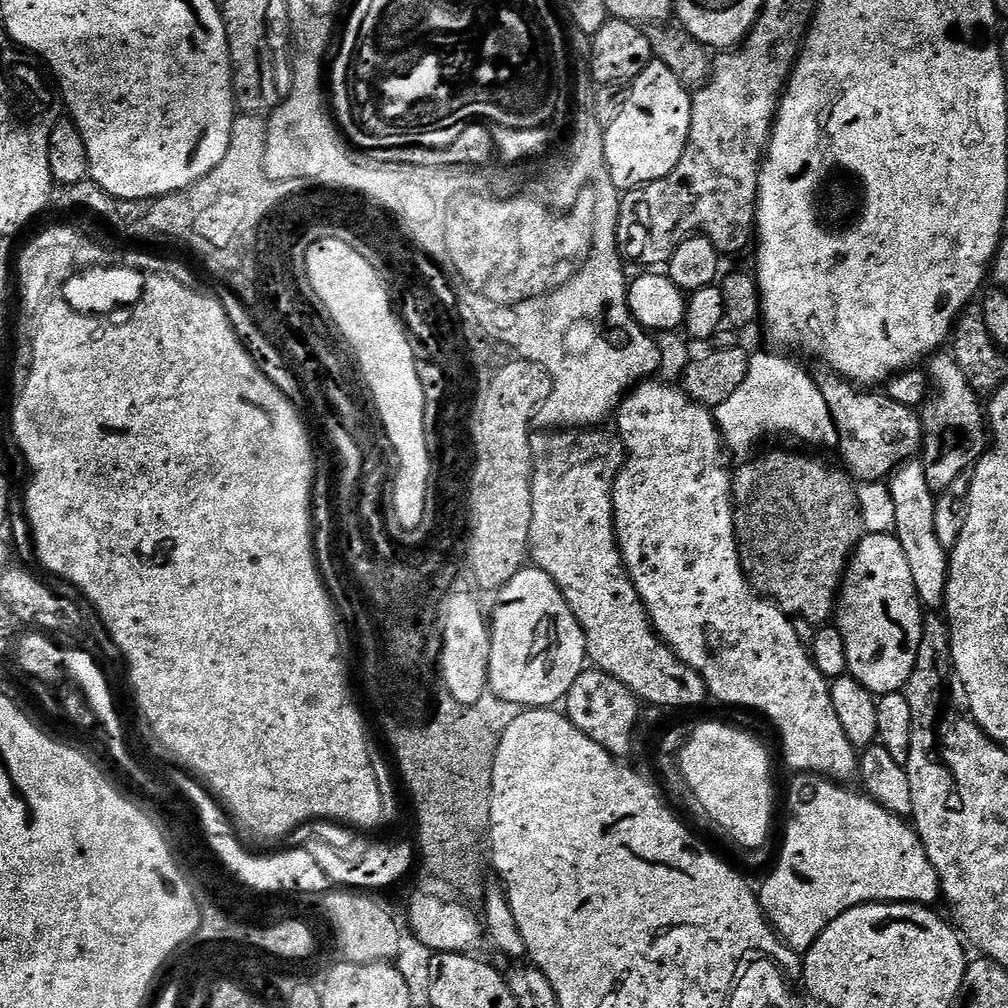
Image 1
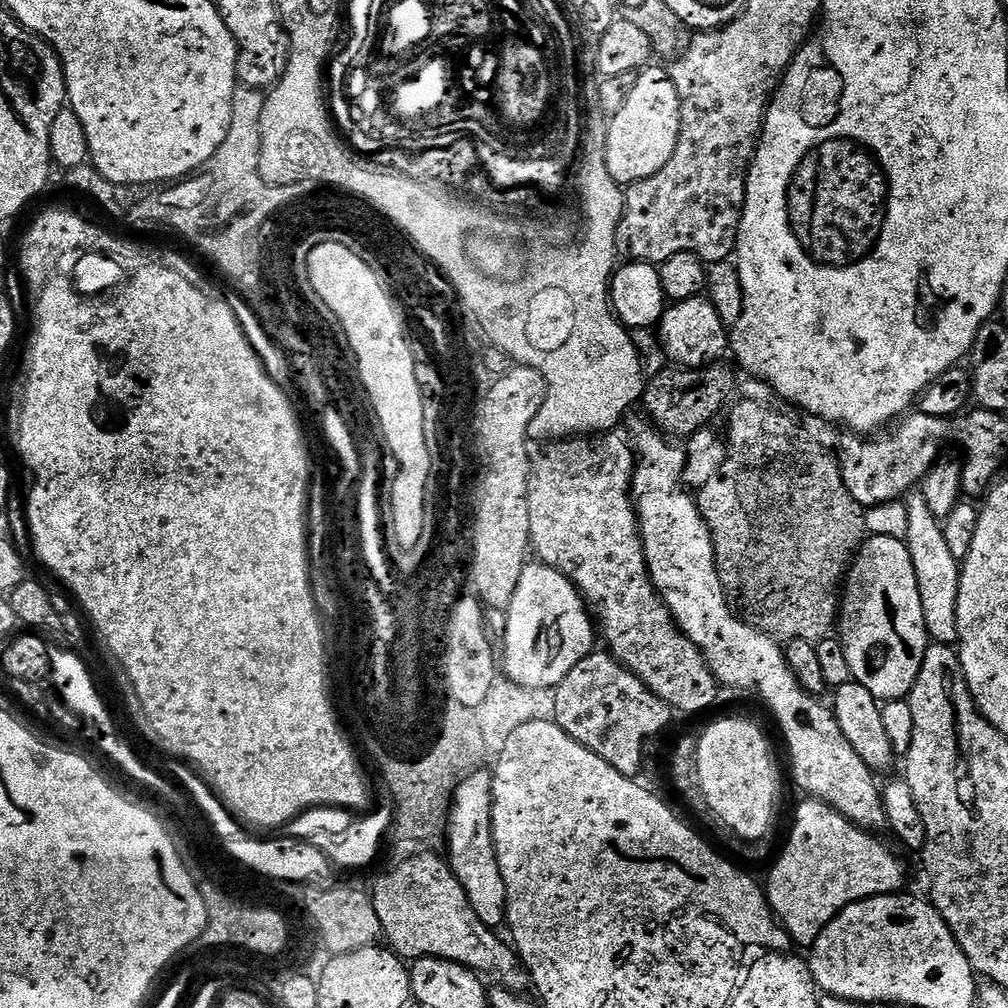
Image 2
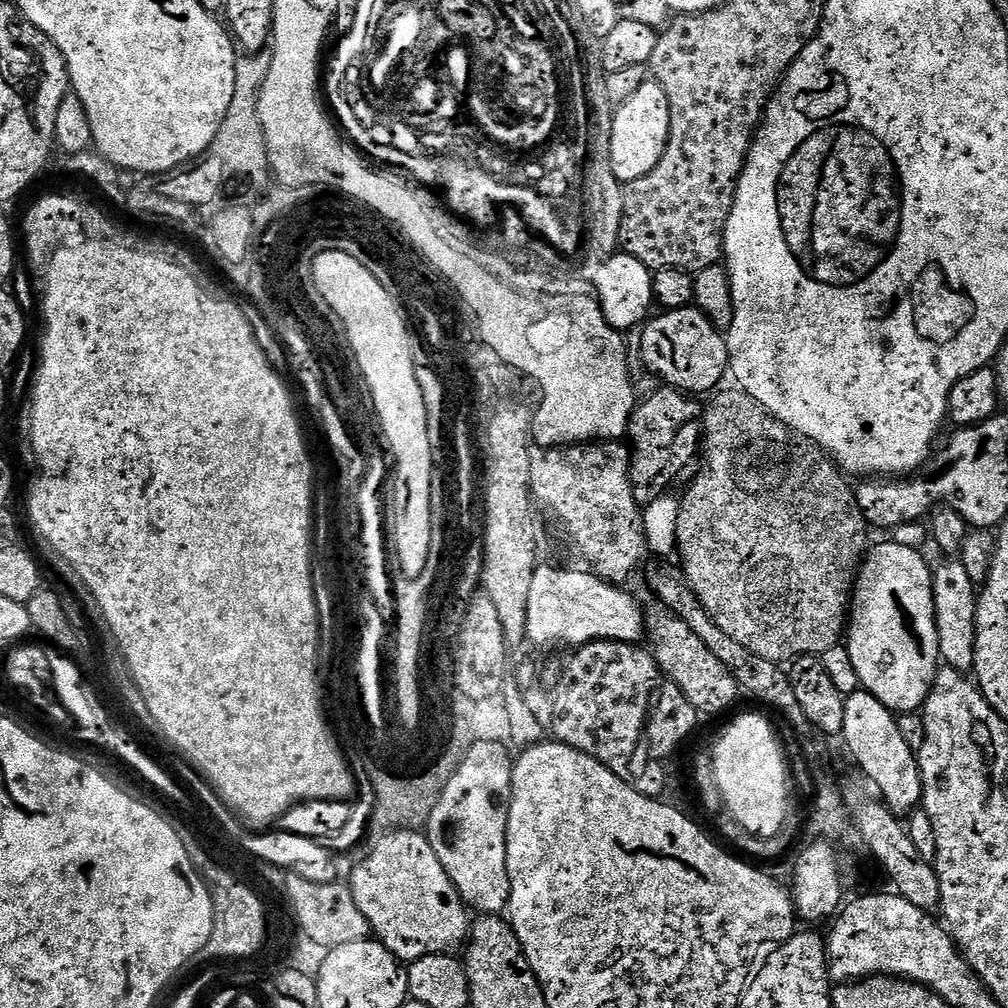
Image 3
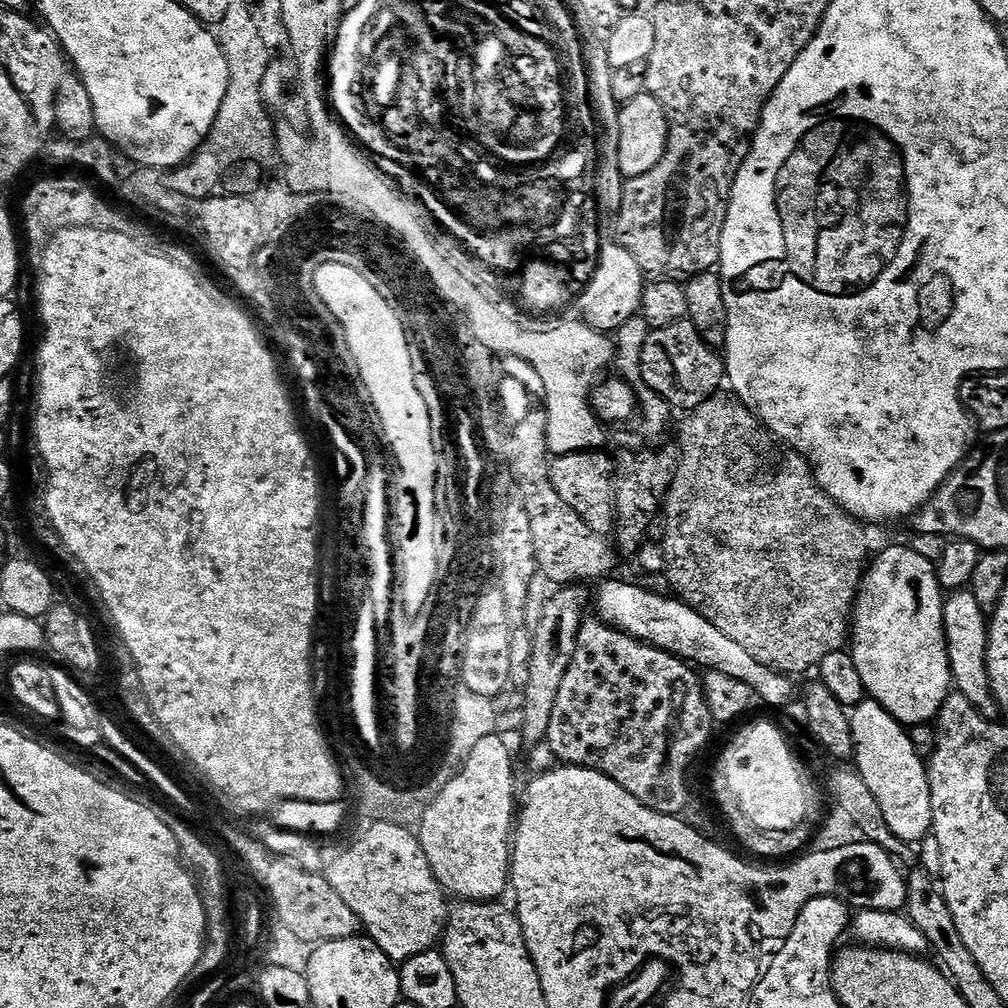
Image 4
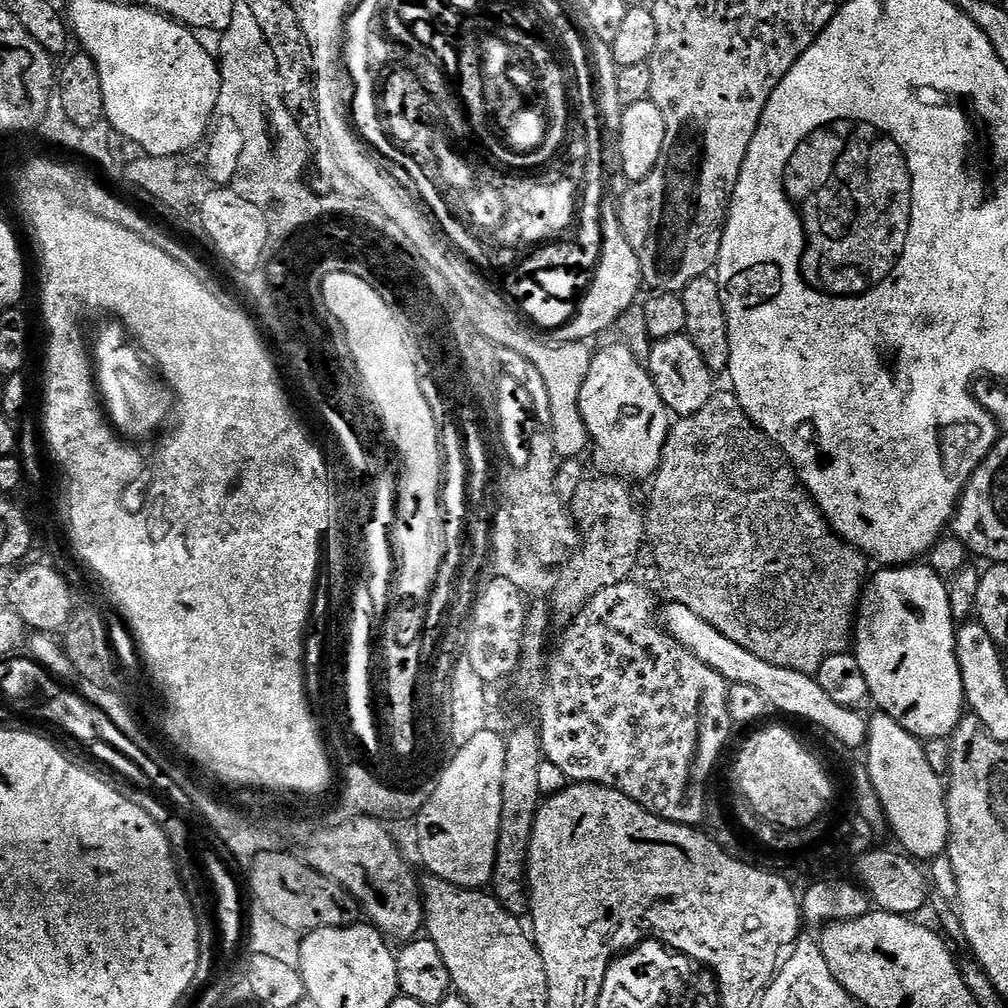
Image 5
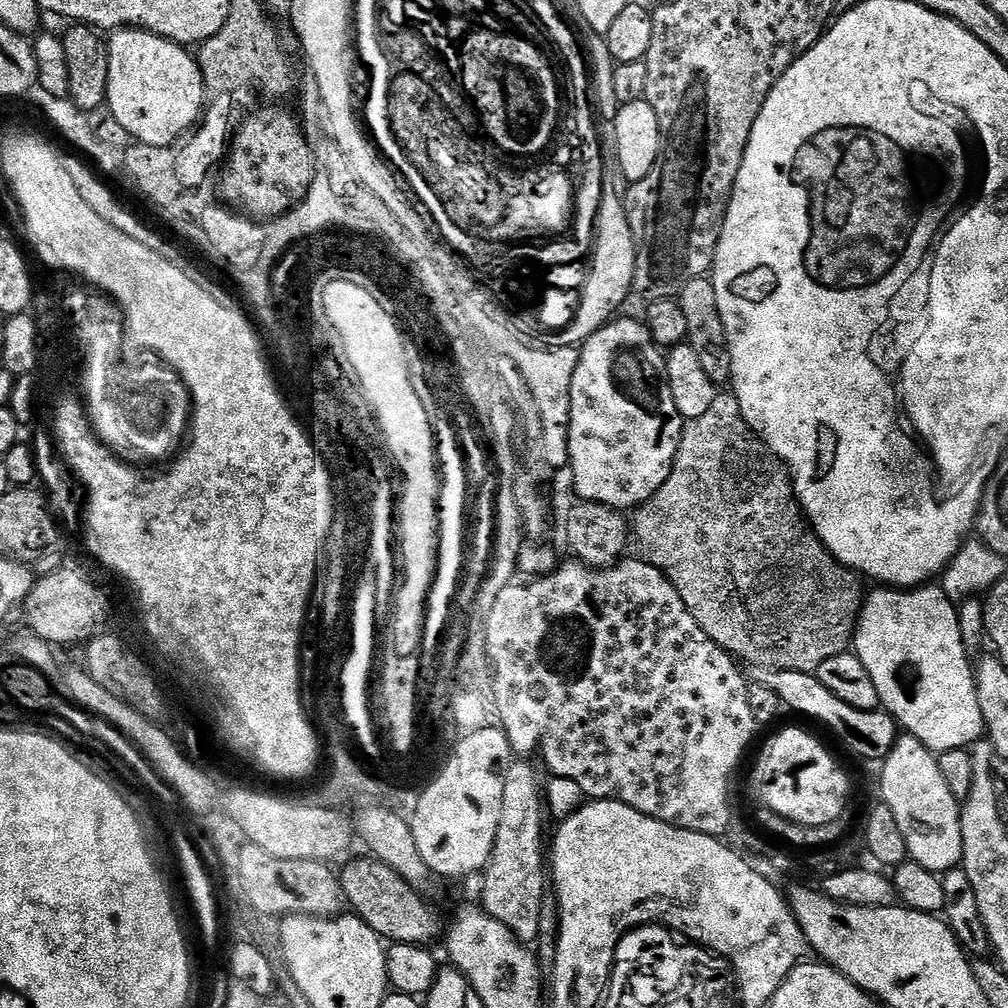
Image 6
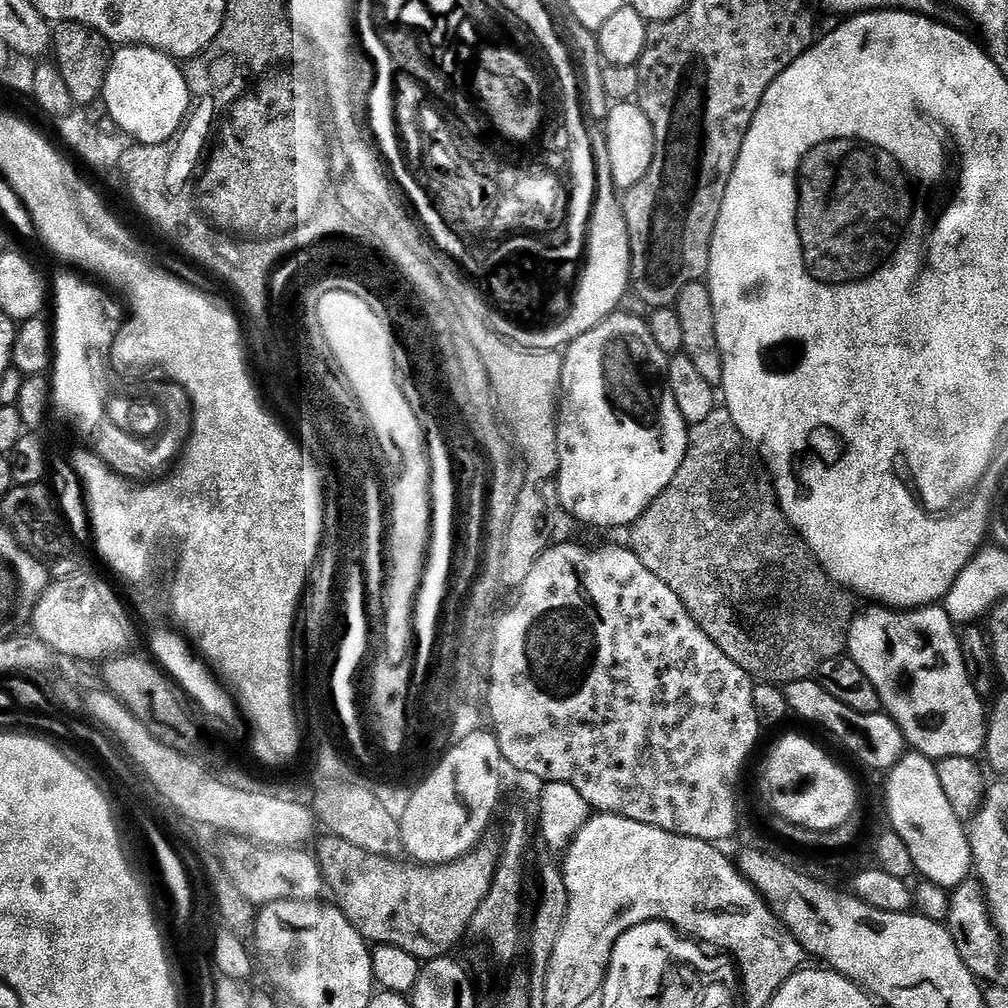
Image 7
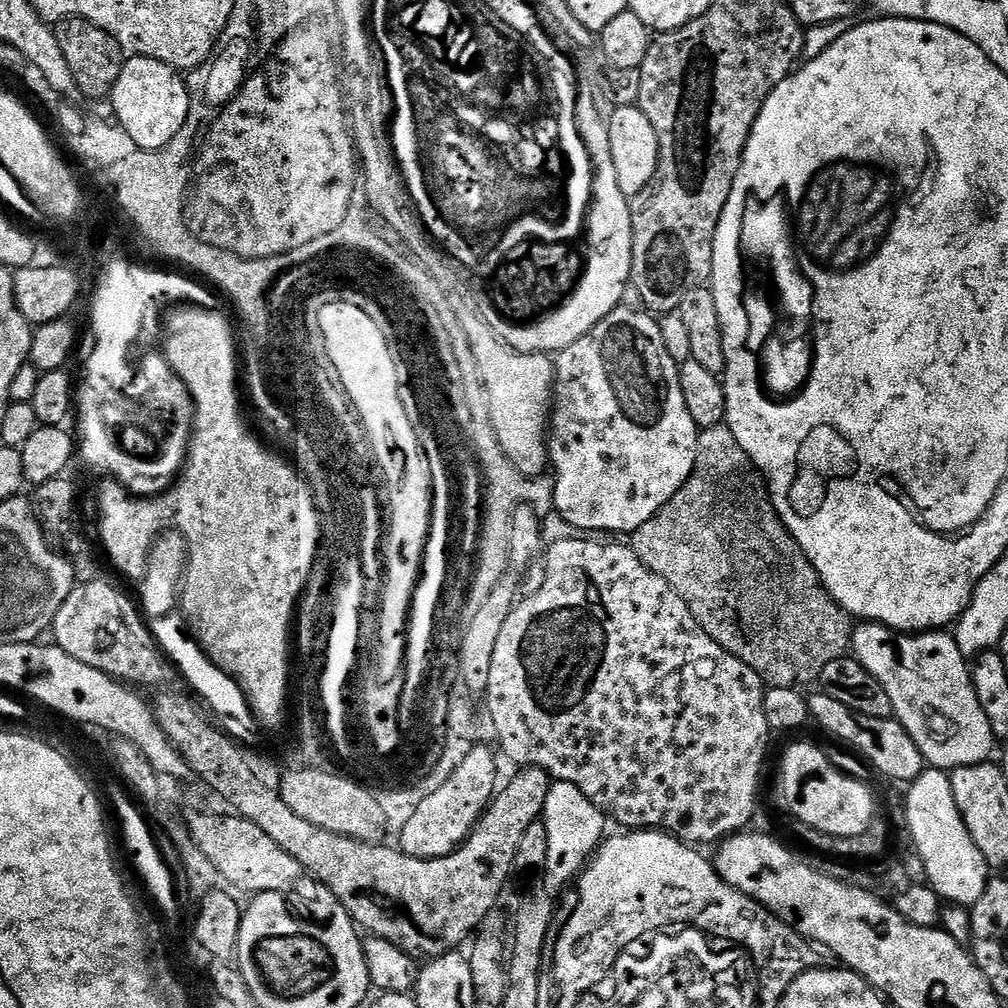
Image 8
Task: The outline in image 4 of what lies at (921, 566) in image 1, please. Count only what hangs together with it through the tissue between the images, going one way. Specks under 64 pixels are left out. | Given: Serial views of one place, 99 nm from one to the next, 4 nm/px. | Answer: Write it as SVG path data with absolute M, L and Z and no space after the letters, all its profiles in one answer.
M971 590L951 593L944 601L944 637L948 647L948 661L952 667L955 691L962 693L982 715L995 717L998 705L988 681L988 625L989 617L978 606Z

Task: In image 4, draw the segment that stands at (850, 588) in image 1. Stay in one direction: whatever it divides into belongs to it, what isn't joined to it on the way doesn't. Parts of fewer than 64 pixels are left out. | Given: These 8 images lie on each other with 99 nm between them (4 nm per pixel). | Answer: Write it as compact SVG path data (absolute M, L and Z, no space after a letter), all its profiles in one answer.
M910 546L888 548L875 560L876 557L867 565L860 582L850 621L850 651L854 666L858 666L858 674L862 674L865 693L880 703L899 724L932 724L954 688L944 637L946 596L936 577L936 565Z

